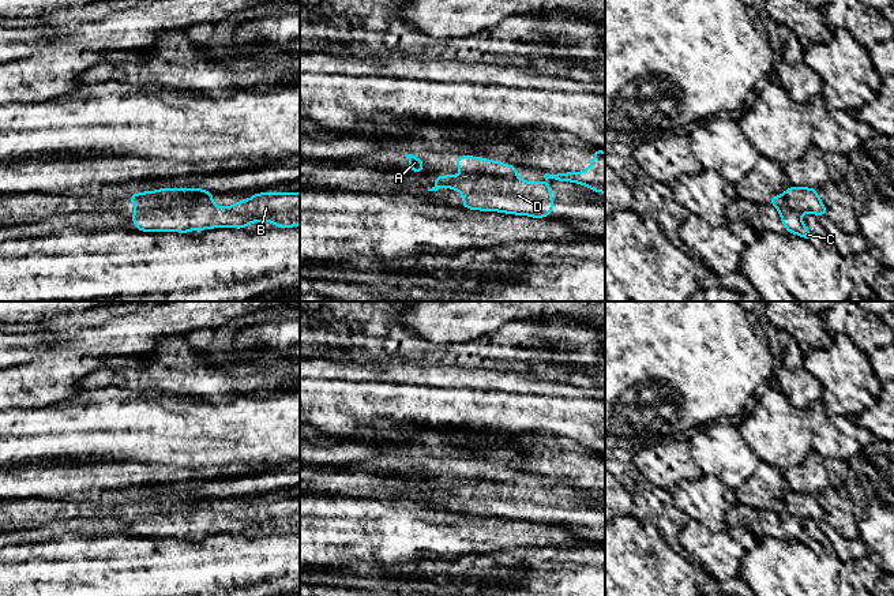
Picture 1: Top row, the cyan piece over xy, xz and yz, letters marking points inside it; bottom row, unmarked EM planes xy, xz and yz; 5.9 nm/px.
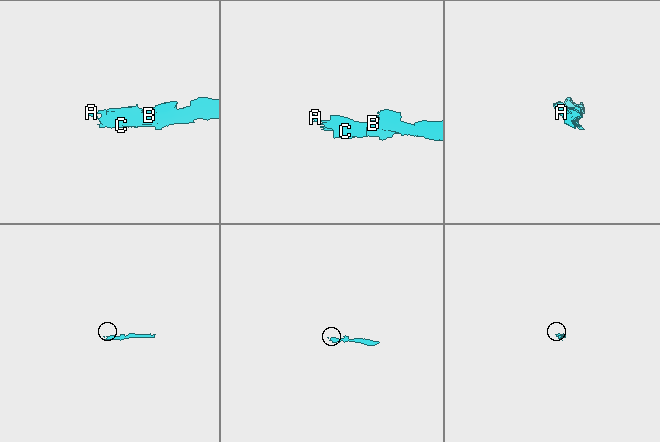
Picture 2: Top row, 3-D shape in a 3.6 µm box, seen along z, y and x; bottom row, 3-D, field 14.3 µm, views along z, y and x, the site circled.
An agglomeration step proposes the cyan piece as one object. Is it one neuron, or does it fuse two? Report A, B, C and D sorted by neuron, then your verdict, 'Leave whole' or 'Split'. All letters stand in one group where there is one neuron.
Groups: A B C D. Leave whole

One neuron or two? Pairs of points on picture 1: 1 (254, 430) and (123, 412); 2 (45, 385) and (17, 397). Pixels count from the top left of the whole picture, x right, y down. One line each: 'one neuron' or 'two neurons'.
1: one neuron
2: one neuron

